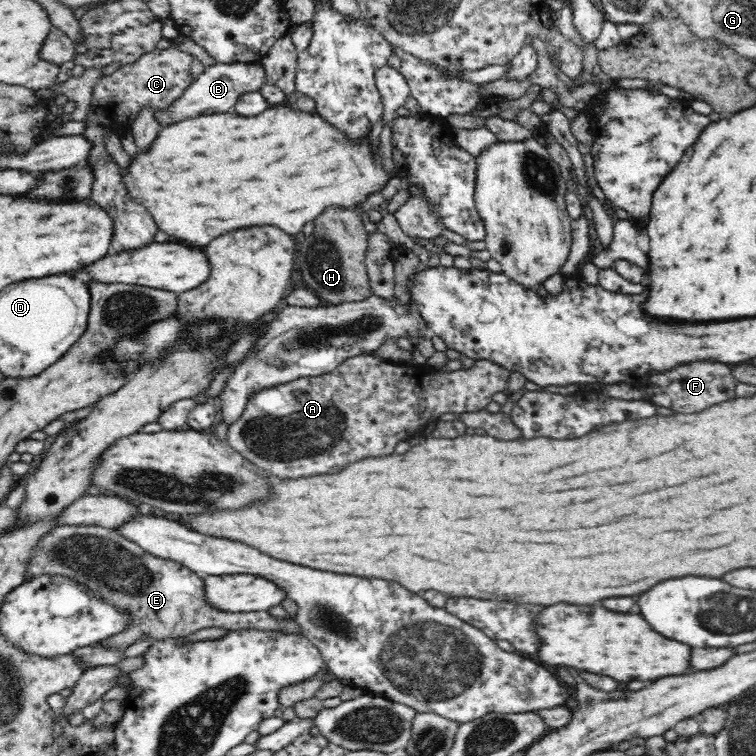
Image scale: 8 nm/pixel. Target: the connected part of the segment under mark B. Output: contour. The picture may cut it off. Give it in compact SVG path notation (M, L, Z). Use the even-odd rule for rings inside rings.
M217 63L204 69L192 81L189 88L170 106L158 110L153 115L158 128L170 126L189 118L232 111L236 102L250 92L258 91L264 82L264 69L257 63Z

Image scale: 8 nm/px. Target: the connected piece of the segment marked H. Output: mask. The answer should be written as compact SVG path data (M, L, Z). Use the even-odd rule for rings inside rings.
M326 208L326 212L322 212L322 216L318 216L316 220L314 220L314 230L311 234L306 236L305 240L301 243L298 243L298 264L300 264L300 272L302 272L302 280L314 290L316 296L322 299L327 304L331 305L340 305L346 304L350 302L364 302L364 300L368 300L368 297L372 295L372 291L370 290L370 285L368 282L368 273L365 265L365 256L367 252L367 242L369 233L366 231L366 227L364 226L364 222L362 220L361 214L356 212L352 212L352 210L348 210L348 208Z

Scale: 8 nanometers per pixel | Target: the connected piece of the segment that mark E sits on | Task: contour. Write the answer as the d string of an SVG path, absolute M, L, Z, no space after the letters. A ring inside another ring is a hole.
M60 526L54 527L50 533L47 533L45 536L42 536L42 539L37 543L37 548L32 550L32 554L30 554L30 558L28 558L25 582L32 582L34 578L40 578L40 576L64 576L65 578L70 578L71 580L76 581L76 583L80 583L84 589L90 589L100 601L104 601L104 603L110 604L110 606L116 609L122 609L122 611L126 611L126 615L128 615L128 628L124 628L122 632L116 632L116 635L113 635L111 638L103 639L98 642L96 646L104 649L118 649L118 651L124 652L124 650L128 649L131 645L135 644L141 637L147 637L150 639L152 644L156 644L156 642L162 642L162 640L176 640L178 638L187 637L194 632L198 632L198 630L202 630L202 628L221 628L226 631L236 631L240 629L248 629L248 628L257 628L258 630L283 630L284 632L292 632L292 634L299 634L300 627L298 627L298 623L294 619L289 617L284 617L283 619L272 616L269 611L256 611L256 612L222 612L218 611L218 609L214 609L204 601L204 582L203 576L198 576L196 573L191 572L188 568L183 567L179 562L171 561L171 560L162 560L158 557L151 555L150 553L142 550L142 548L138 547L138 544L127 540L126 538L118 535L115 530L111 528L104 528L100 526Z

